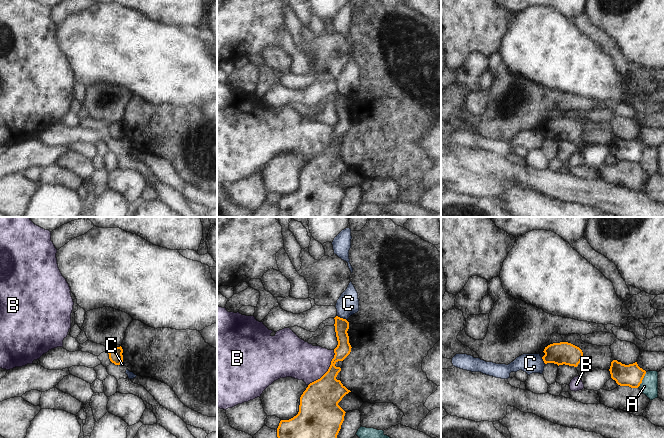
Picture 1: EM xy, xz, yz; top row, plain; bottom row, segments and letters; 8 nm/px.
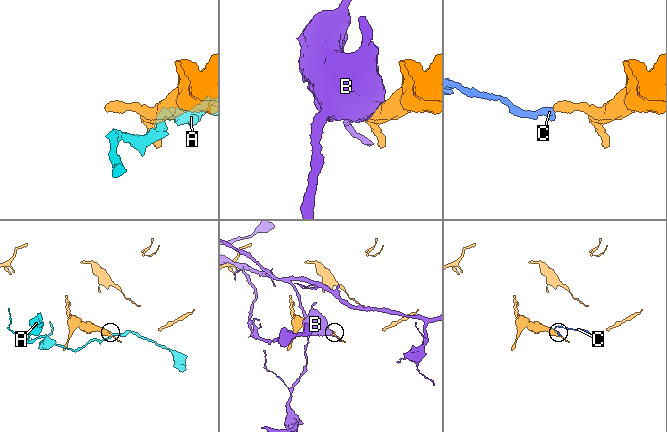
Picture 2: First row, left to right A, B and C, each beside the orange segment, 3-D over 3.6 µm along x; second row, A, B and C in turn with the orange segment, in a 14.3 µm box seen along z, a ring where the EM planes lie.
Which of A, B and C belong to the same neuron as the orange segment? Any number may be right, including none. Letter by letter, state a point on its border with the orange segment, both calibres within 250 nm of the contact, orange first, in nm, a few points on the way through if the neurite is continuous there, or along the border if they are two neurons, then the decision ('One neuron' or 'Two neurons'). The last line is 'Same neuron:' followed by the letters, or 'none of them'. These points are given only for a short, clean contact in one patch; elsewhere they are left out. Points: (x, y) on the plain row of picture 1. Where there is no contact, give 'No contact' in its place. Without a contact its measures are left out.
A: Touches orange at yz (642, 155). Thickness 180 nm (orange) against 140 nm. Boundary: yz (646, 148), (642, 158), (637, 163). Two neurons
B: Touches orange at xz (328, 146). Thickness 300 nm (orange) against 300 nm. Boundary: xz (334, 126), (334, 132), (329, 144), (308, 161). Two neurons
C: Touches orange at xz (342, 94). Thickness 120 nm (orange) against 180 nm. Boundary: xz (337, 91), (346, 96). Two neurons
Same neuron: none of them.

